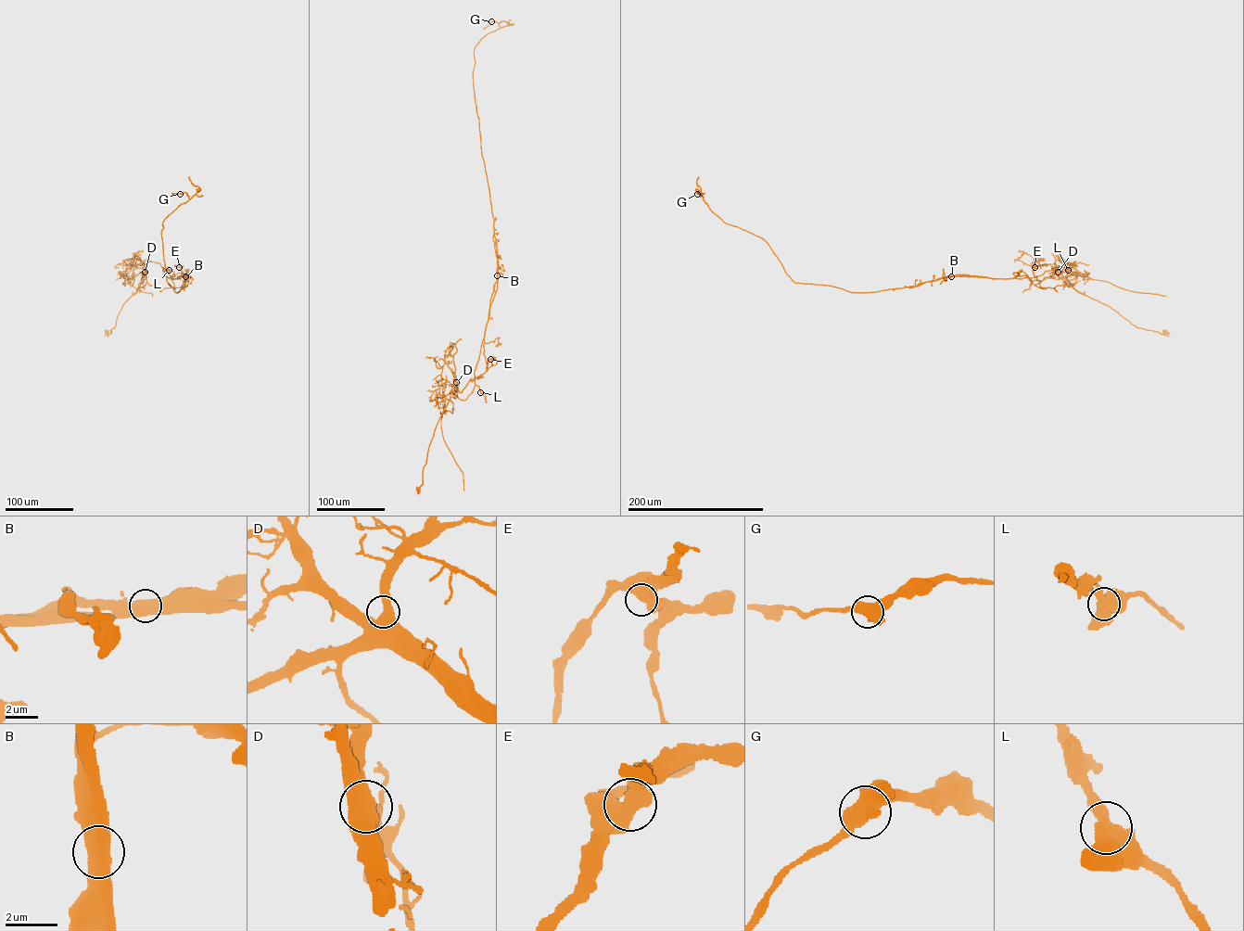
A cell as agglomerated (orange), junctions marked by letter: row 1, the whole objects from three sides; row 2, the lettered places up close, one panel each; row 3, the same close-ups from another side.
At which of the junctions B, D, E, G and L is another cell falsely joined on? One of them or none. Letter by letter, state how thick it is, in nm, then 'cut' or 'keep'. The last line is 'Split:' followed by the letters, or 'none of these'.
B: 650 nm thick; cut
D: 600 nm thick; keep
E: 600 nm thick; keep
G: 650 nm thick; keep
L: 600 nm thick; keep
Split: B

